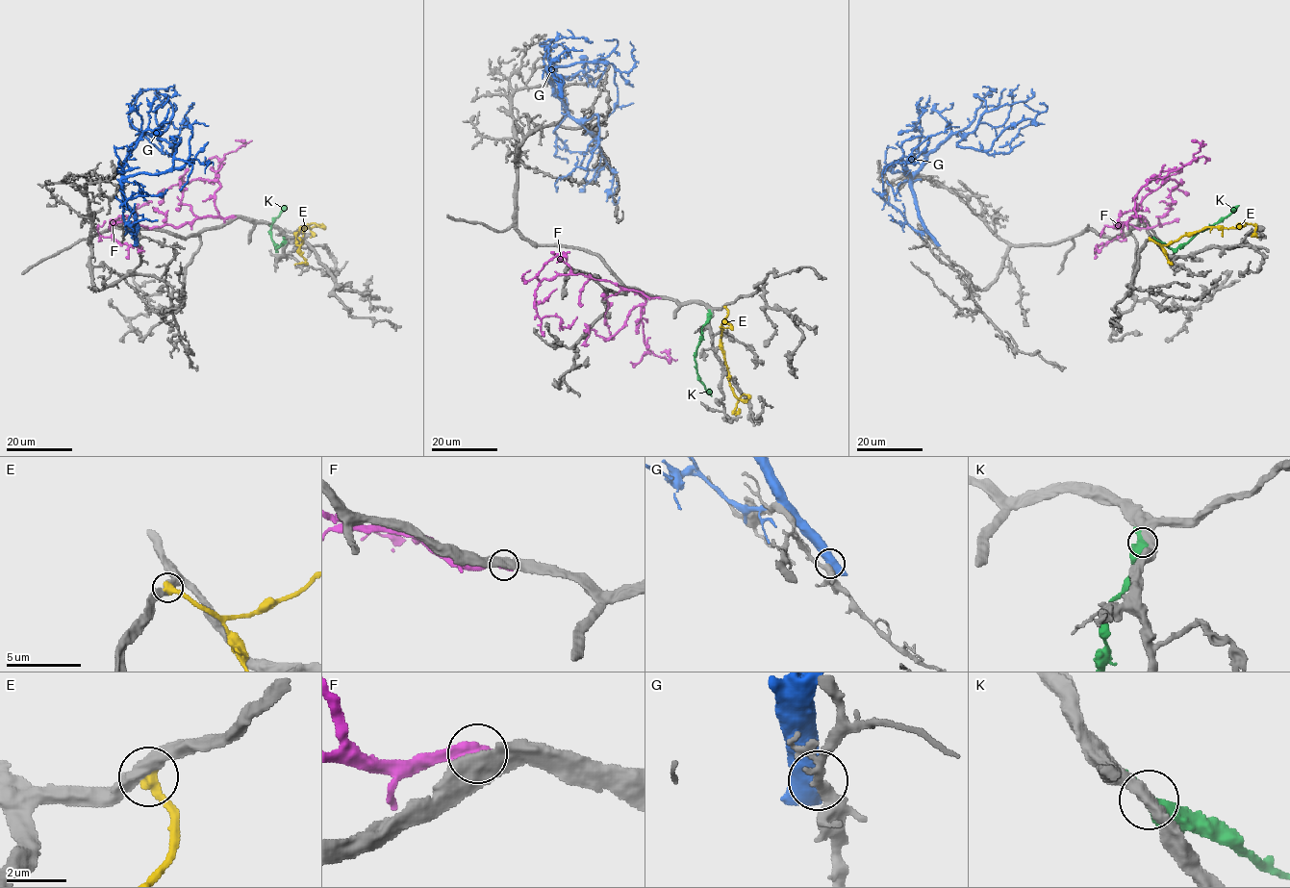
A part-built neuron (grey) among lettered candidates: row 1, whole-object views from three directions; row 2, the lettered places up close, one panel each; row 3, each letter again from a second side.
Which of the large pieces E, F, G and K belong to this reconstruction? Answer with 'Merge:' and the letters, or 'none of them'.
Merge: none of them

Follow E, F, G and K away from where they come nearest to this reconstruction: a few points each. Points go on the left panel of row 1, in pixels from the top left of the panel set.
E: (300, 239), (302, 242), (296, 244), (295, 236), (301, 227), (323, 226), (310, 224), (310, 238)
F: (234, 216), (201, 216), (178, 226), (145, 228), (118, 221), (109, 228), (136, 215), (135, 210), (151, 202)
G: (138, 242), (135, 212), (123, 189), (127, 151), (142, 134), (164, 139), (173, 150), (194, 104)
K: (285, 240), (276, 248), (269, 231), (273, 220), (286, 205)

